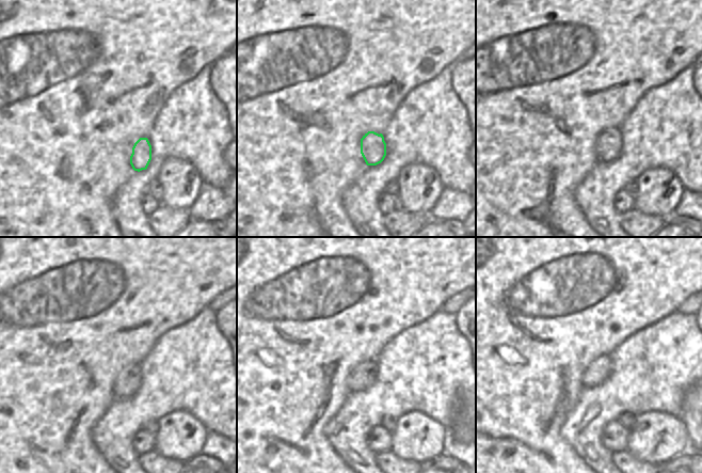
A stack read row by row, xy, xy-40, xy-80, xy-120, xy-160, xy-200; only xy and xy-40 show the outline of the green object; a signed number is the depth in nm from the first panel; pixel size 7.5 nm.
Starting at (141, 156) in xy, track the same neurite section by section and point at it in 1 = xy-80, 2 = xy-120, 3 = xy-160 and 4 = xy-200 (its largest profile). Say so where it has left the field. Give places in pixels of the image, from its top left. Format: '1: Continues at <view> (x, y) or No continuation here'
1: Continues at xy-80 (608, 143)
2: Continues at xy-120 (127, 382)
3: Continues at xy-160 (363, 375)
4: Continues at xy-200 (600, 369).

